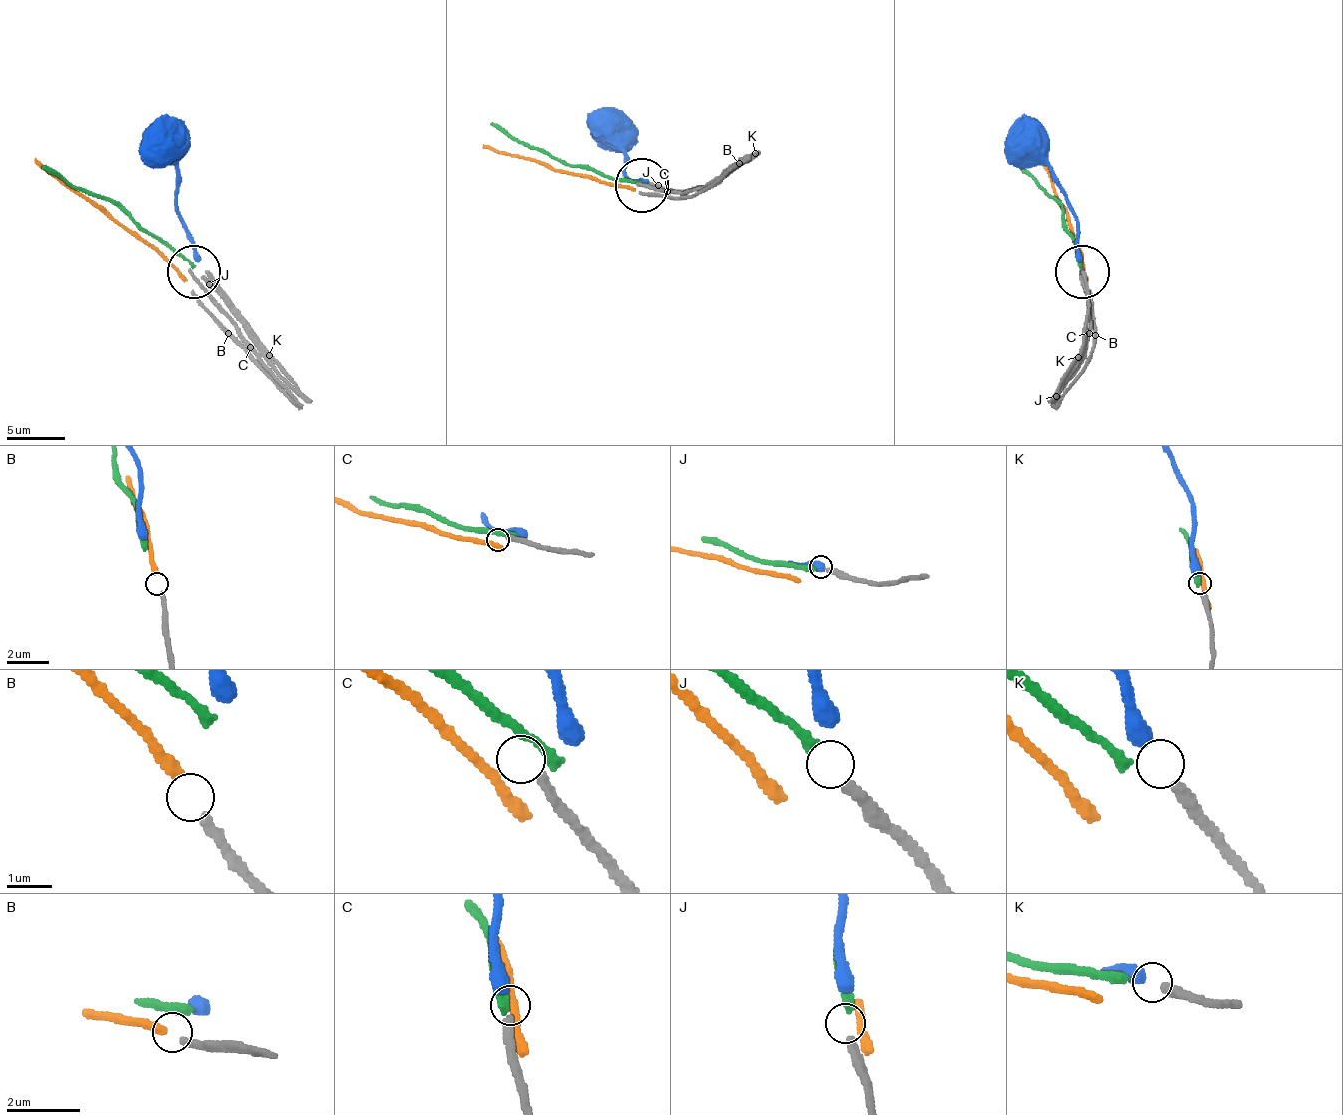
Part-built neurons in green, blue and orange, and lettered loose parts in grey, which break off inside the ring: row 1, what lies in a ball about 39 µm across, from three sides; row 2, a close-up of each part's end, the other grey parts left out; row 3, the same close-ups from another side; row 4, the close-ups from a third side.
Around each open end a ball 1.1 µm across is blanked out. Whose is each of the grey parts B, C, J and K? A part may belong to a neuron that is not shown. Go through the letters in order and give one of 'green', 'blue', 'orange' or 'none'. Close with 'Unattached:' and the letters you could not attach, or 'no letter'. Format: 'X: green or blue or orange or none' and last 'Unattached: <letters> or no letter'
B: orange
C: none
J: green
K: blue
Unattached: C

